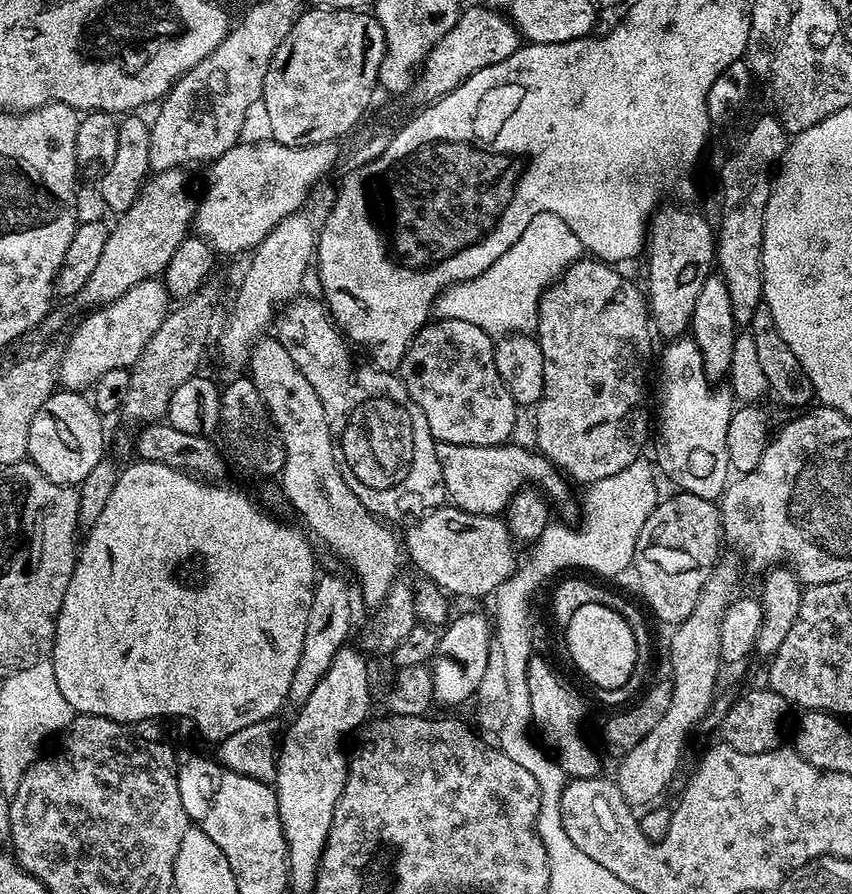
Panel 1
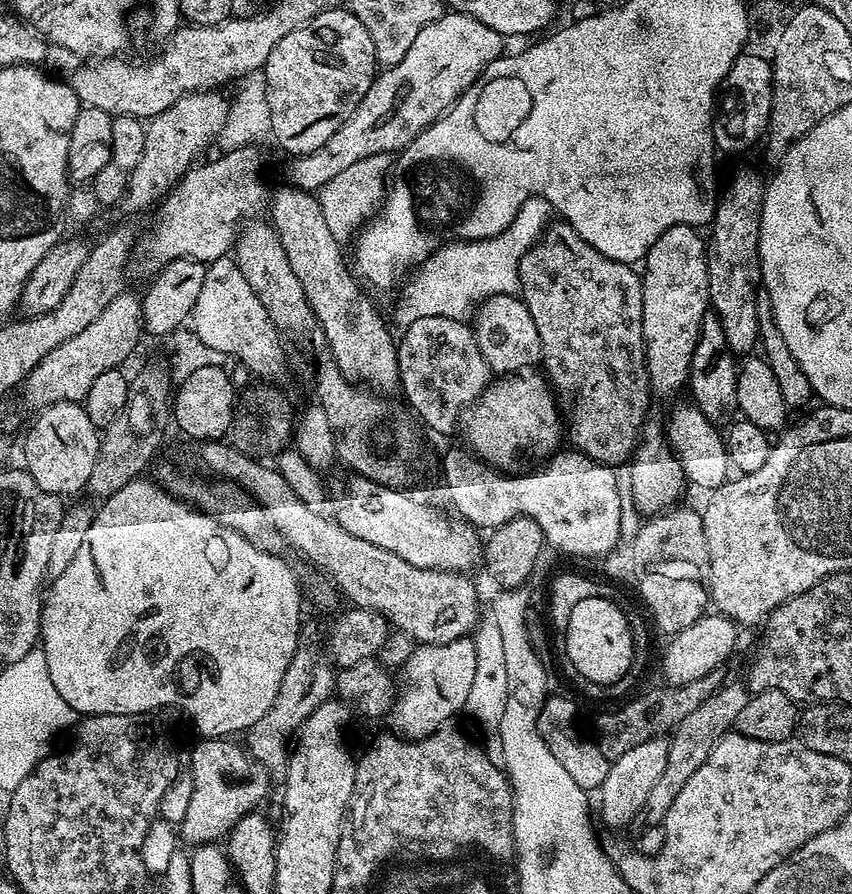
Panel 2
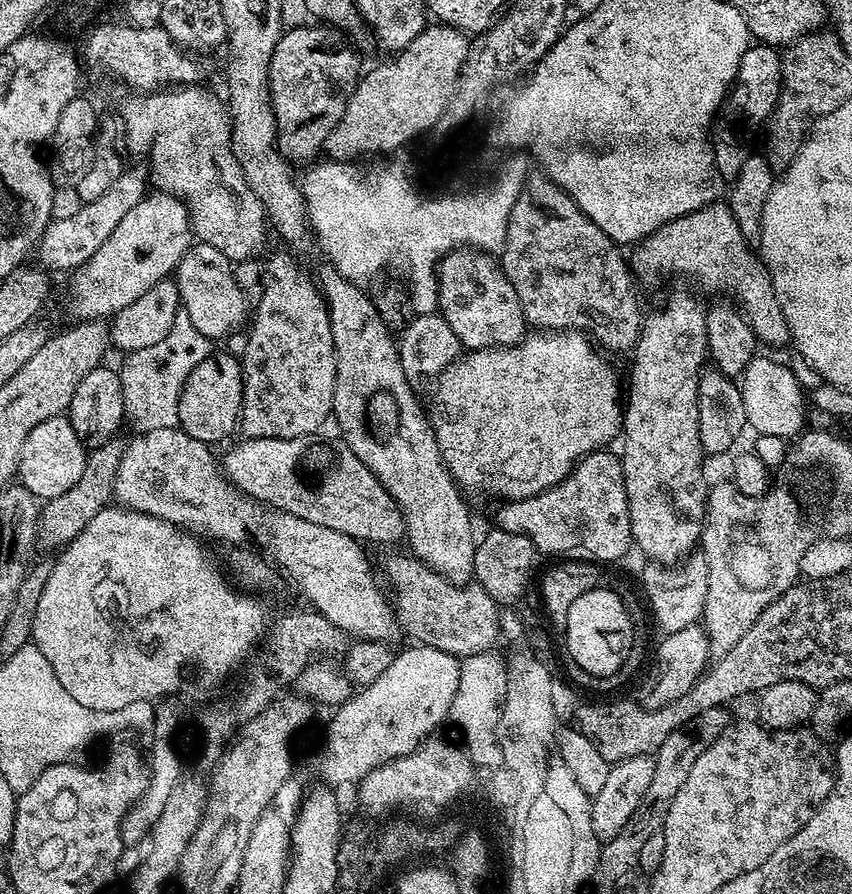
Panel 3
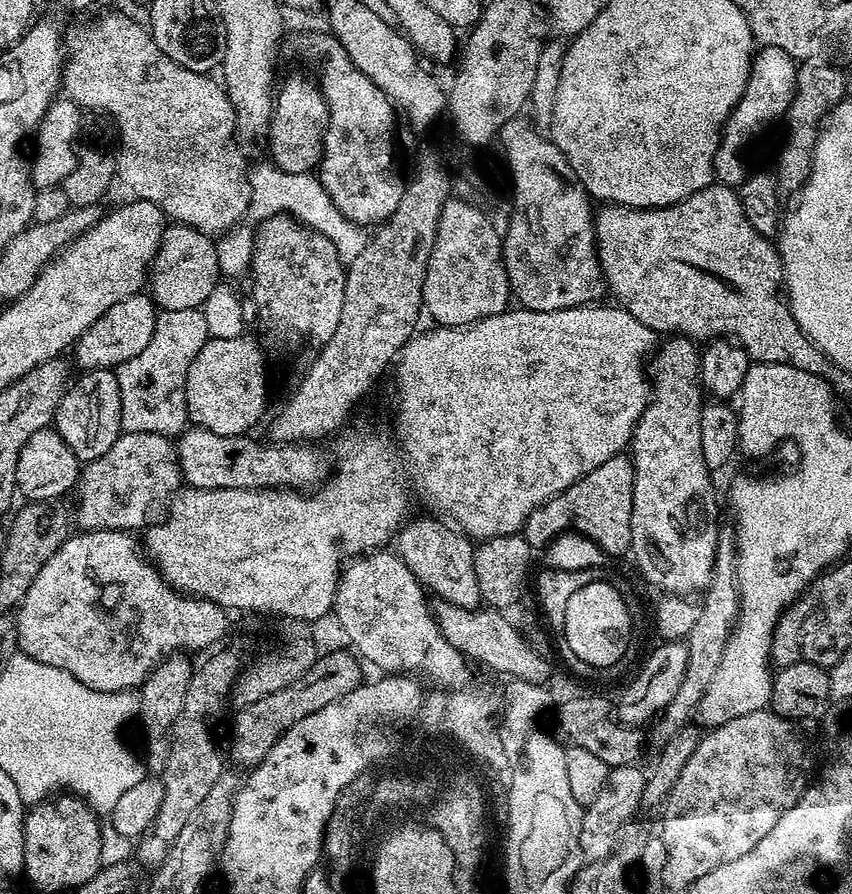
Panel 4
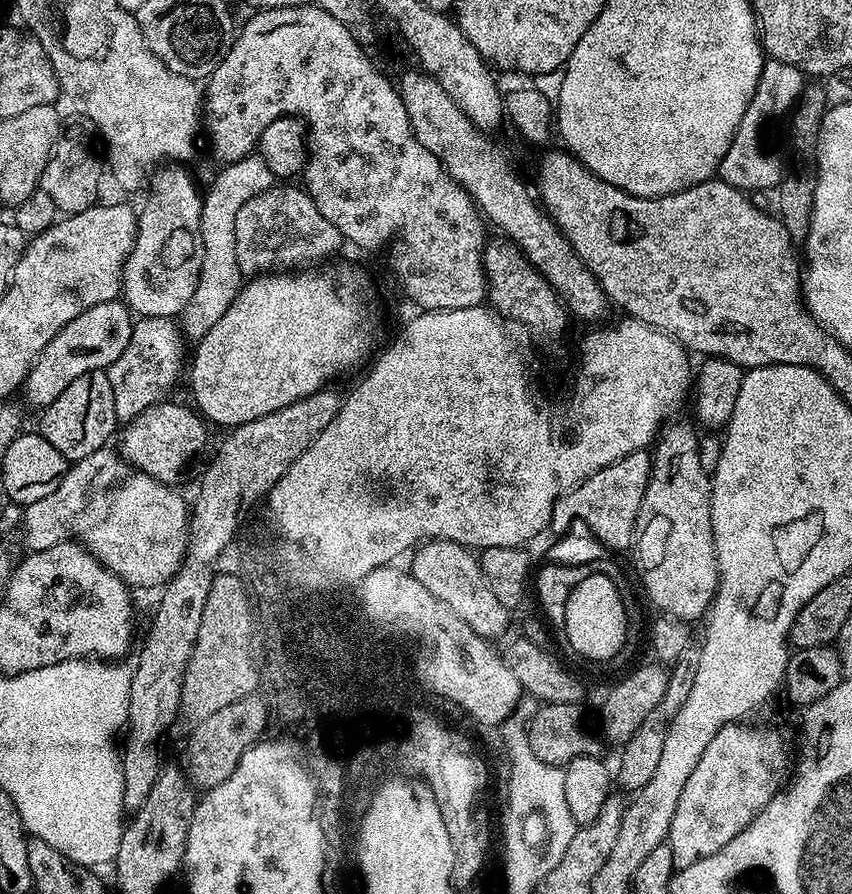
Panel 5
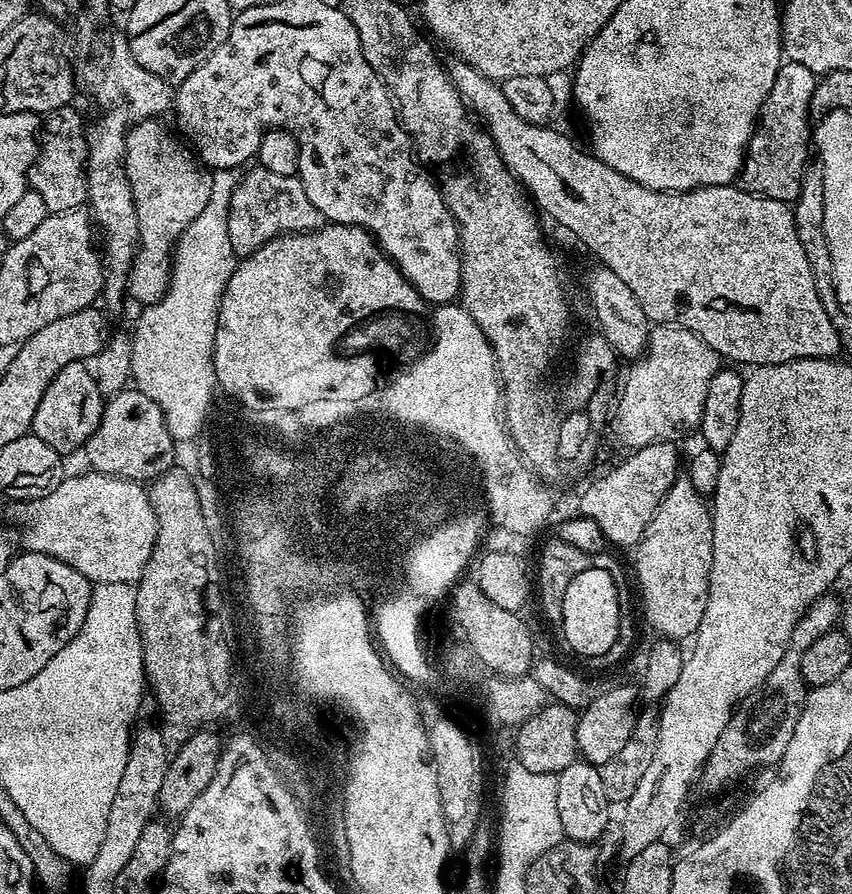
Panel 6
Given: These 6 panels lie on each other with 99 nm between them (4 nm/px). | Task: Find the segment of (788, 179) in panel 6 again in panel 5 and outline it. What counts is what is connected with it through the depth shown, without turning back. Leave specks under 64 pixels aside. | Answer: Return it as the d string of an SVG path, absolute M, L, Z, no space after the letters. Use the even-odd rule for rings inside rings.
M765 59L754 98L750 98L750 106L746 106L746 114L734 134L732 145L728 147L720 163L719 179L745 194L764 192L767 188L779 189L786 175L786 167L784 168L783 162L772 153L772 148L768 145L768 131L772 128L768 120L780 120L784 115L785 119L795 109L805 87L804 73L790 66L790 62Z

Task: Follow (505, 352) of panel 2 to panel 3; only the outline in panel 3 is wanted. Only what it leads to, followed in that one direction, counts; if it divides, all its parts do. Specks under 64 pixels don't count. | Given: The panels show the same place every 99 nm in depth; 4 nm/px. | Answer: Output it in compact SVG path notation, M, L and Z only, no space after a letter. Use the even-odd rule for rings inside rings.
M467 246L449 252L438 265L440 281L439 315L450 322L450 330L458 334L465 349L509 348L518 344L526 335L526 321L522 302L510 286L510 278L500 269L495 255Z

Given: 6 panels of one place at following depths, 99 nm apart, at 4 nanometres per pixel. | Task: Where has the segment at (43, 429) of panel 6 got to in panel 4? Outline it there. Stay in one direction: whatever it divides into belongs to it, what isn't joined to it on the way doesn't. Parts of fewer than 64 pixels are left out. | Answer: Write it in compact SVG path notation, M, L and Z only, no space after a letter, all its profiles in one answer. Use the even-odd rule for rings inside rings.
M94 368L81 376L84 377L76 385L73 383L60 400L54 430L62 442L74 450L79 460L87 462L102 458L102 454L106 454L106 450L110 450L110 446L114 446L116 439L121 436L122 398L119 397L118 378L113 369Z

